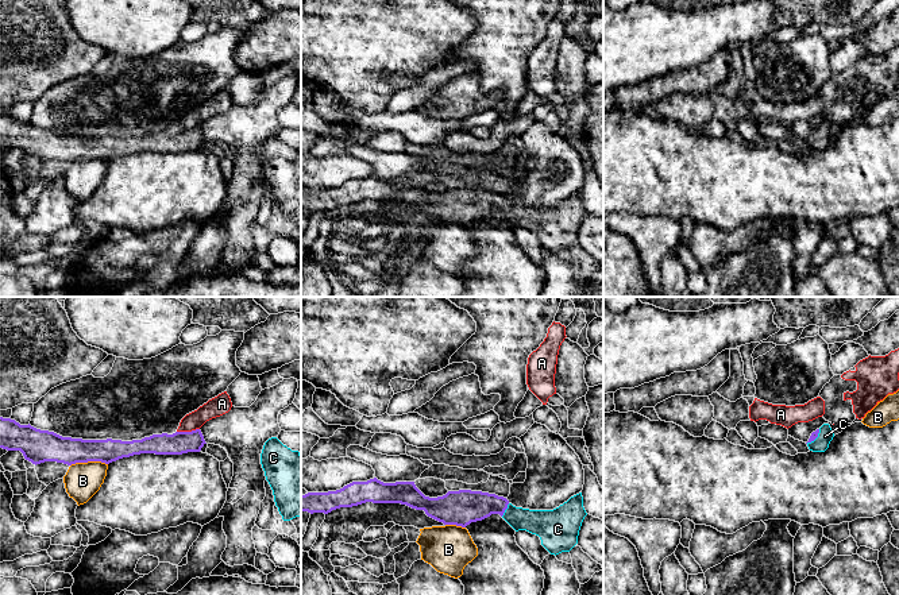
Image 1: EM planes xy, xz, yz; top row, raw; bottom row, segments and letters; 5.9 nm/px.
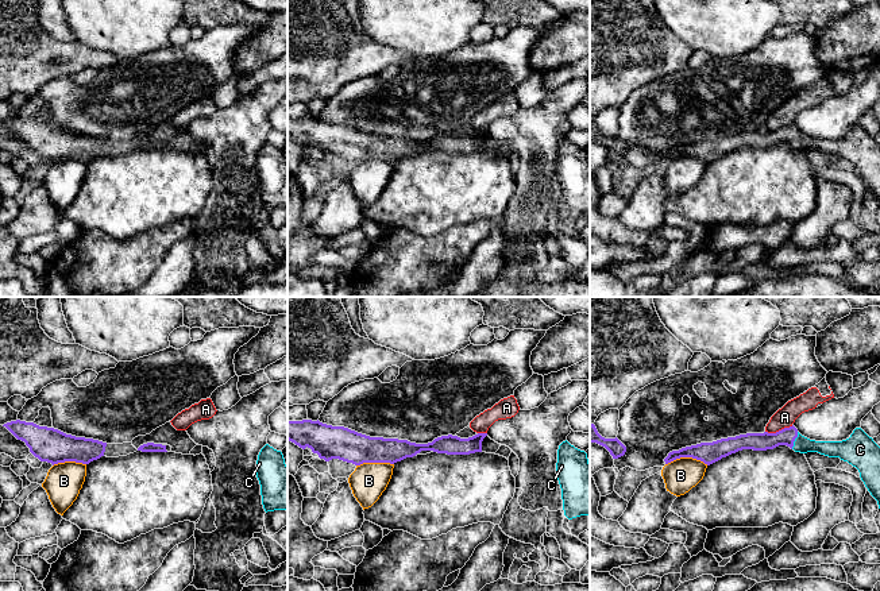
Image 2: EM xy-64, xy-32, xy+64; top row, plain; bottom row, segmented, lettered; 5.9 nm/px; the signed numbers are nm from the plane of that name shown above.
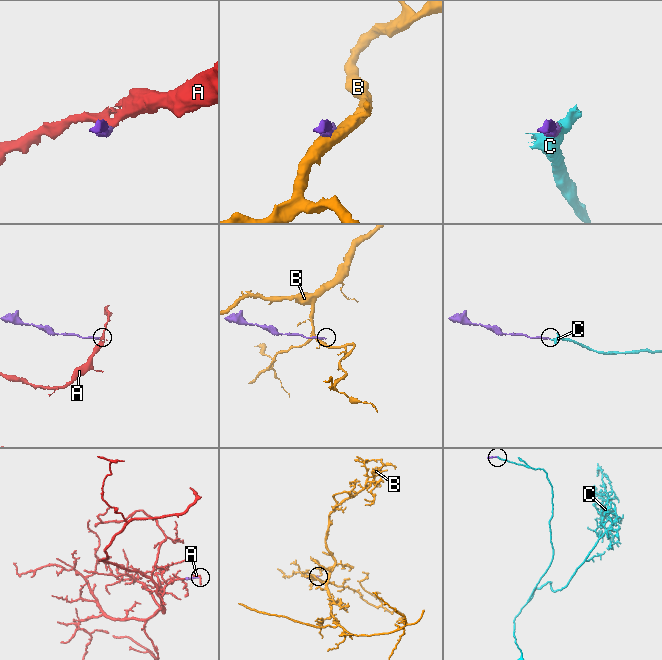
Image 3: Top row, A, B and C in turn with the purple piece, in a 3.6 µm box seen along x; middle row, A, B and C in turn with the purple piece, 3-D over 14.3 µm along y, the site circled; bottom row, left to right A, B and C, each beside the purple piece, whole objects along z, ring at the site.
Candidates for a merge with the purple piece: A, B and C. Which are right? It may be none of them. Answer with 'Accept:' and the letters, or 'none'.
Accept: C

